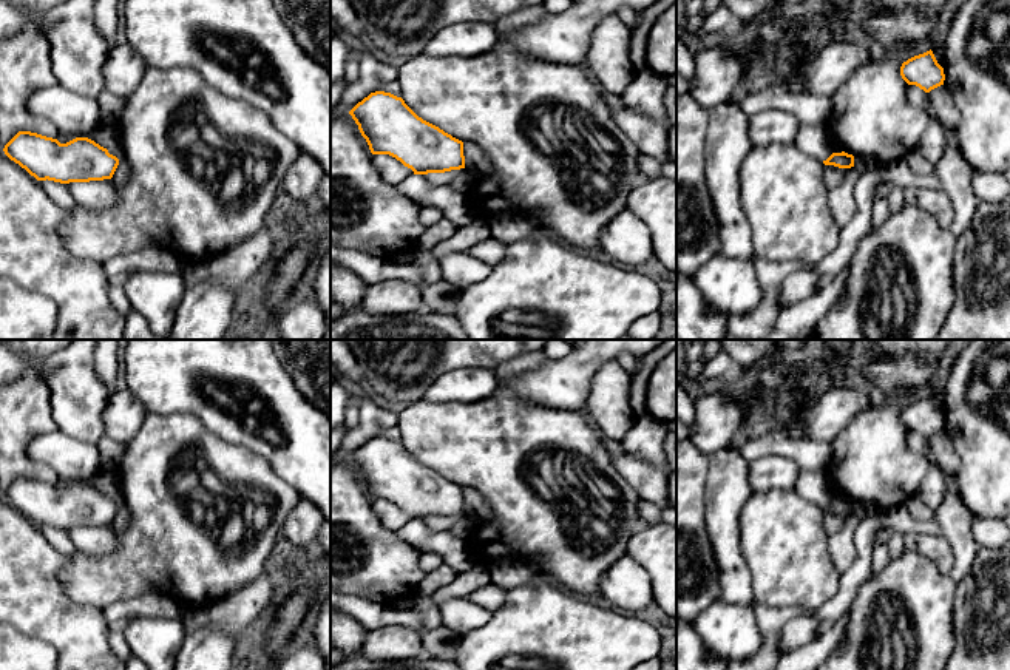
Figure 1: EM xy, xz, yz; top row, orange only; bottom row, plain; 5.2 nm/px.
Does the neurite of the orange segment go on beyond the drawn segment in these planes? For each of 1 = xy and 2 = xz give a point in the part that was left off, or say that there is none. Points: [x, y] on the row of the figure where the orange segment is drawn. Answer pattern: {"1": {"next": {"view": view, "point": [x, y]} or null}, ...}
{"1": {"next": null}, "2": {"next": null}}

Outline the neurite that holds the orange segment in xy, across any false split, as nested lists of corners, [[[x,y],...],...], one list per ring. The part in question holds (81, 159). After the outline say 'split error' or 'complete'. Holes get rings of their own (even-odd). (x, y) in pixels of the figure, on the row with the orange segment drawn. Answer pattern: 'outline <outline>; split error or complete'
outline [[[19,131],[5,154],[37,181],[60,184],[111,179],[119,159],[88,137],[66,144],[31,131]]]; complete

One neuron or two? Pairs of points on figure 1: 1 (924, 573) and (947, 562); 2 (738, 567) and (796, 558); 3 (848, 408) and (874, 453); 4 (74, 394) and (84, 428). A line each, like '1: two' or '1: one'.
1: two
2: two
3: two
4: one

